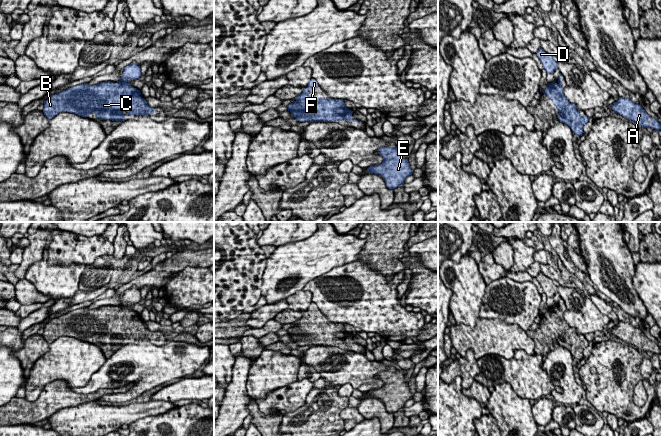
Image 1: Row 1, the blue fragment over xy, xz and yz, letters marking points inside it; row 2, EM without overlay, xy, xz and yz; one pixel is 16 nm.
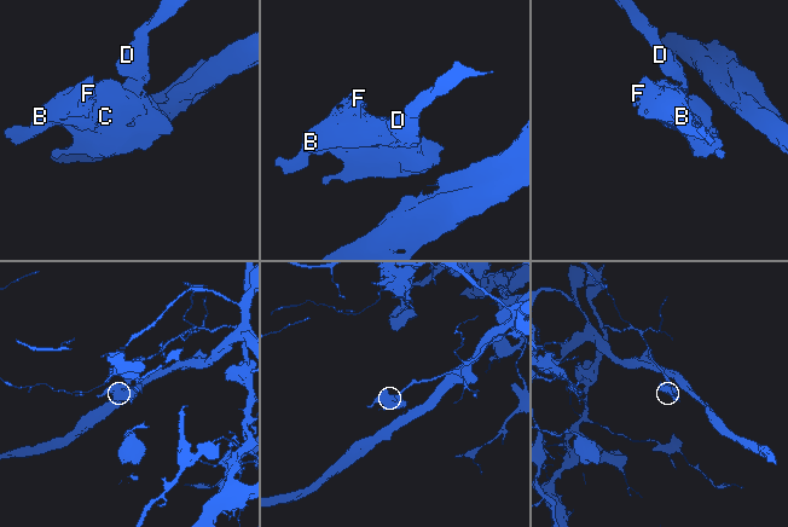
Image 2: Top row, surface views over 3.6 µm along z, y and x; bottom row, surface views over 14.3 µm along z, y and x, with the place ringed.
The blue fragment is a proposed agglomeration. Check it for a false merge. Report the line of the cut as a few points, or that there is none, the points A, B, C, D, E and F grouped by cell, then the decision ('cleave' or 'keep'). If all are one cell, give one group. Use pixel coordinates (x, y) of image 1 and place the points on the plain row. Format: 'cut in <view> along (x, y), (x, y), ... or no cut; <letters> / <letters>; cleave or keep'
no cut; A B C D E F; keep

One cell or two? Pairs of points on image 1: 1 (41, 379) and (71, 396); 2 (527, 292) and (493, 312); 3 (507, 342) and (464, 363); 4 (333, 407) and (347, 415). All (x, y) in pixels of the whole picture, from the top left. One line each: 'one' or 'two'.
1: two
2: one
3: two
4: two

